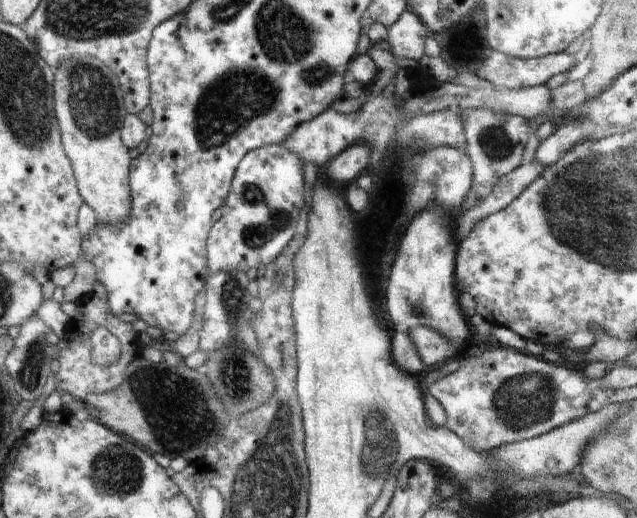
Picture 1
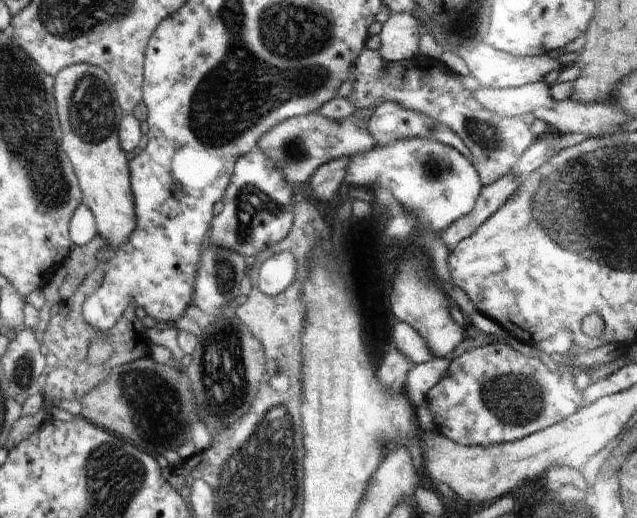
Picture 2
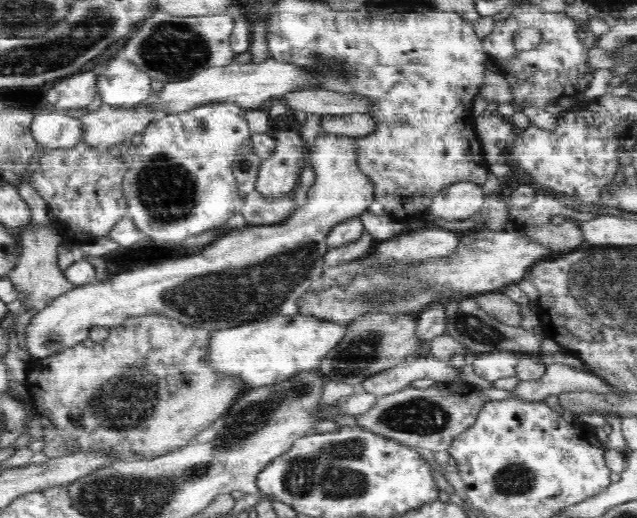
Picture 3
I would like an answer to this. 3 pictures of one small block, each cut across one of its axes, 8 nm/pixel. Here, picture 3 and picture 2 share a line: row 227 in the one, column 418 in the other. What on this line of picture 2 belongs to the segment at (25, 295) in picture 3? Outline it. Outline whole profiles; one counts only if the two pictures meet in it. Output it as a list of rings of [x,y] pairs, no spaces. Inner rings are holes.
[[[390,12],[389,18],[382,24],[379,34],[381,38],[381,46],[378,50],[380,56],[388,62],[402,62],[402,60],[416,57],[419,54],[418,40],[422,34],[421,28],[421,23],[412,14]]]

